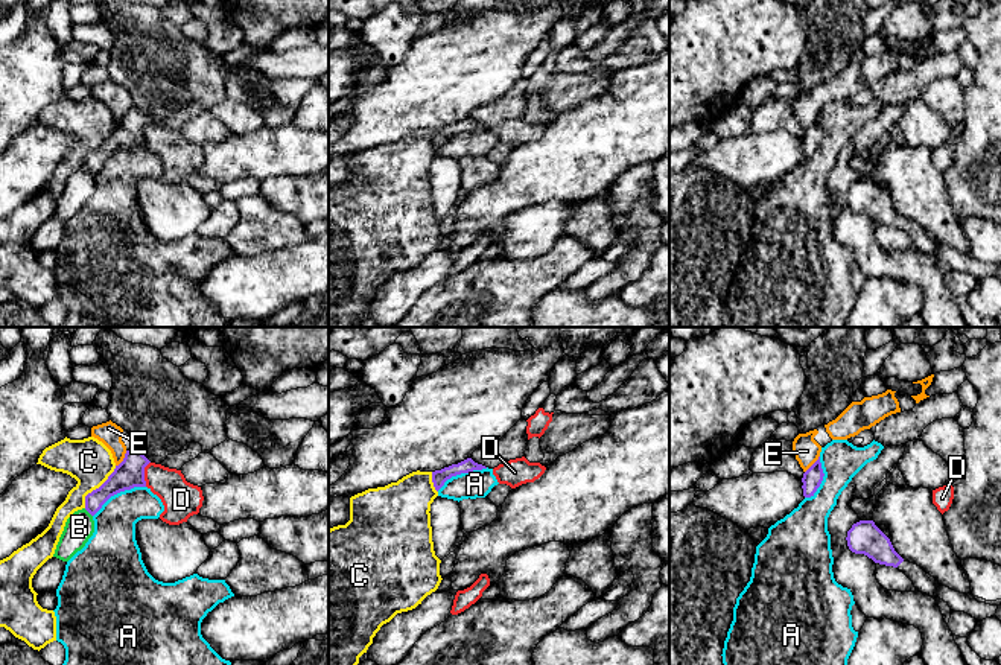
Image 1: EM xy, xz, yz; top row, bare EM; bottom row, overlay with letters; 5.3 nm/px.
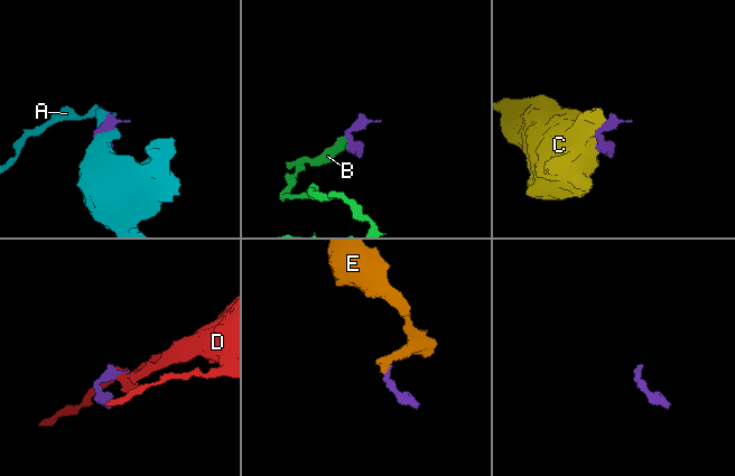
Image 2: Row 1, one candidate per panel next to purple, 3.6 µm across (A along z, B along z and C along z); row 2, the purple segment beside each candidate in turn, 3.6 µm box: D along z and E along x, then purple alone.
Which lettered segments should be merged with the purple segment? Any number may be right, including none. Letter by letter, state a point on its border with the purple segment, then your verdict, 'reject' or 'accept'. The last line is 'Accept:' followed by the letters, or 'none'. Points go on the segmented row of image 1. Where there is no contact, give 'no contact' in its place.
A: meets purple in xy at (117, 492); reject
B: meets purple in xy at (88, 512); reject
C: meets purple in xy at (96, 489); reject
D: meets purple in xy at (143, 474); reject
E: meets purple in xy at (123, 458); reject
Accept: none

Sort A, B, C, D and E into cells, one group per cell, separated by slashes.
A / B / C / D / E

